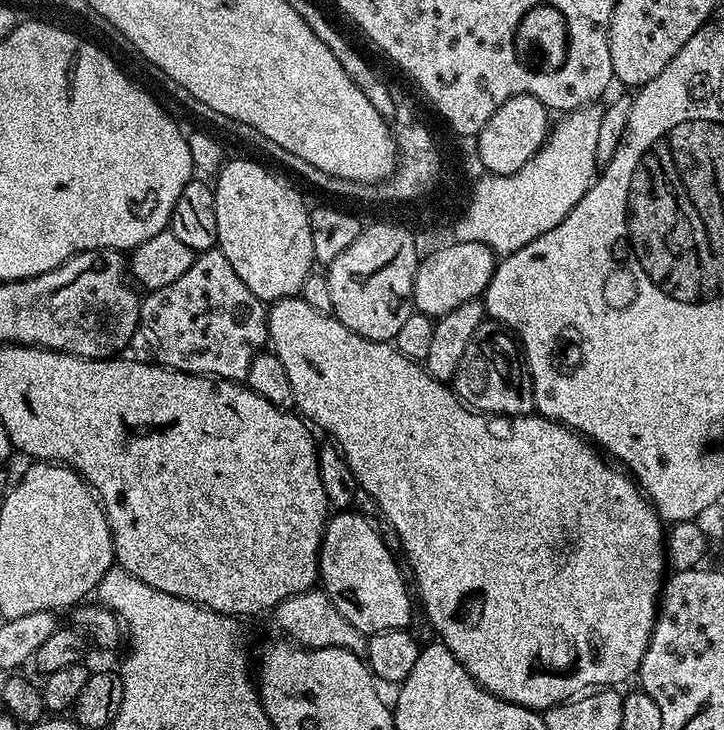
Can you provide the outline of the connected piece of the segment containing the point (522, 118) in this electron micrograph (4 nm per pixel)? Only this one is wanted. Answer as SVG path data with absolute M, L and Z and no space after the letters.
M515 96L502 102L502 106L494 110L490 122L482 126L480 135L477 136L478 154L481 155L485 173L493 176L509 176L522 170L522 166L526 166L526 162L534 158L534 154L548 138L550 131L548 116L550 116L549 108L533 96Z

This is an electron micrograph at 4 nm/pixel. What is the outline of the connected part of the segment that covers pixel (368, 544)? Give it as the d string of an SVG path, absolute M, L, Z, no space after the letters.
M340 510L329 515L324 525L324 536L320 539L320 575L319 587L328 595L330 602L359 632L371 634L386 630L407 629L412 620L412 608L408 598L408 588L404 585L404 576L392 557L386 541L380 537L380 532L364 516L359 516L356 510Z

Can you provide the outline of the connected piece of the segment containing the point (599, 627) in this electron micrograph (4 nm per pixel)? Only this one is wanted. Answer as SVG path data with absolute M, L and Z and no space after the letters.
M285 298L275 301L267 309L267 314L270 348L282 366L286 366L286 378L290 378L296 399L295 407L301 408L299 411L313 425L316 423L318 427L336 435L335 443L343 452L359 491L363 495L365 492L380 507L381 514L392 523L412 563L416 588L432 622L432 632L444 639L441 640L443 647L452 651L454 658L458 658L461 666L487 692L492 692L499 700L509 700L511 704L543 710L563 704L589 690L620 686L623 680L631 676L633 679L639 673L646 646L652 637L652 627L656 624L658 601L666 579L666 532L660 529L662 522L655 509L641 496L637 485L627 475L624 477L607 468L572 429L546 420L539 414L489 418L469 408L451 387L433 379L419 363L406 359L391 343L362 338L351 332L335 315L314 310L314 306L305 300Z

